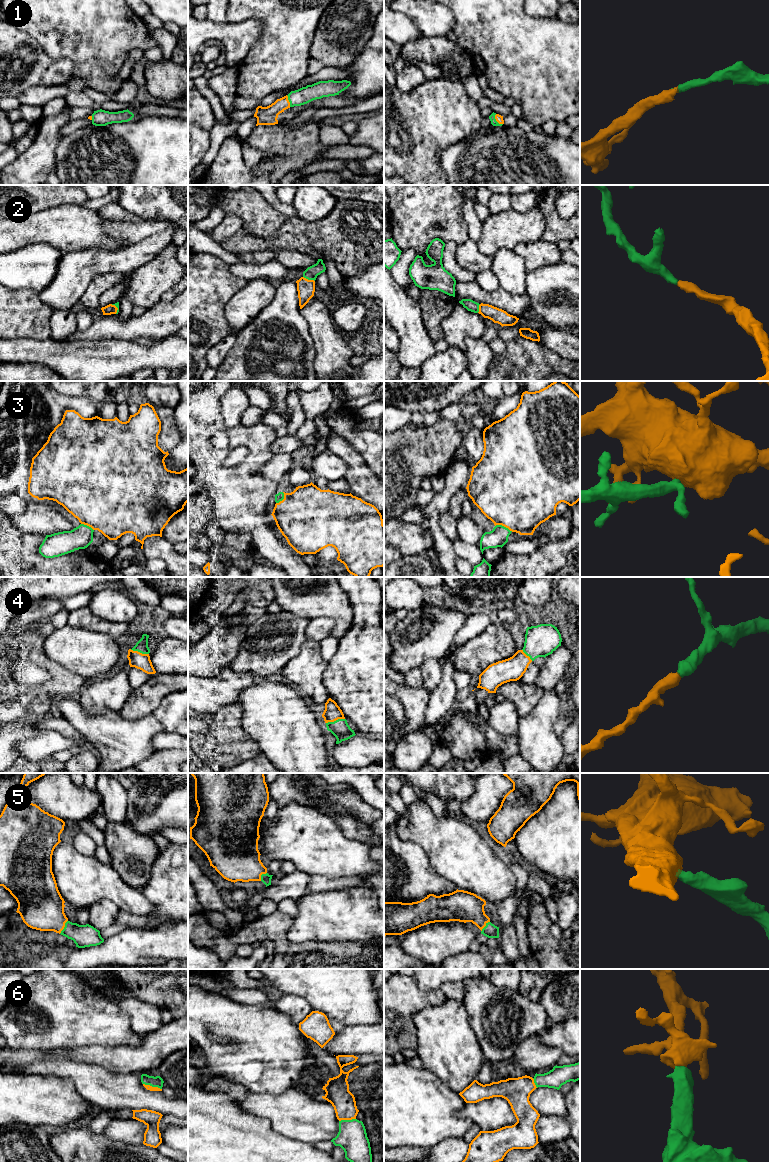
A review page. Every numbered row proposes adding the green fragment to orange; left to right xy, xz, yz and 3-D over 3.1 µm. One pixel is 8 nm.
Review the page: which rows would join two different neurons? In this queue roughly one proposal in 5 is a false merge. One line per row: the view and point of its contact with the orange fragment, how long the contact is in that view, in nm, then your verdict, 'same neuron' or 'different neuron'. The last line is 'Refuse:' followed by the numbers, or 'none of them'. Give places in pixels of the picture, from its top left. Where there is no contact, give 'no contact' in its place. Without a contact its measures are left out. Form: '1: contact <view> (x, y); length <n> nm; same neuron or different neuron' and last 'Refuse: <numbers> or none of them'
1: contact yz (496, 120); length 110 nm; same neuron
2: contact xz (309, 280); length 100 nm; same neuron
3: contact yz (504, 526); length 150 nm; same neuron
4: contact xz (335, 720); length 160 nm; same neuron
5: contact xy (64, 926); length 130 nm; same neuron
6: contact xy (151, 1086); length 160 nm; same neuron
Refuse: none of them

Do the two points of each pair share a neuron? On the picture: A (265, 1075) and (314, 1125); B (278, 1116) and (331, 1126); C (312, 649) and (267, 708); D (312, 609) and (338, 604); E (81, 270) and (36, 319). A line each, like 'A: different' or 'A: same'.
A: different
B: same
C: different
D: same
E: different

